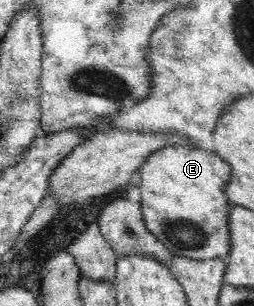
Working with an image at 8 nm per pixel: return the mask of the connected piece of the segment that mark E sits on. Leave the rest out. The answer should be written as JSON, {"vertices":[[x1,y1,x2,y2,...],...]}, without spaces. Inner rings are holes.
{"vertices":[[167,145,153,151,138,170,142,215,153,236,173,254,197,260,228,258,230,251,229,209,224,188,230,181,230,166,213,149,201,145]]}

